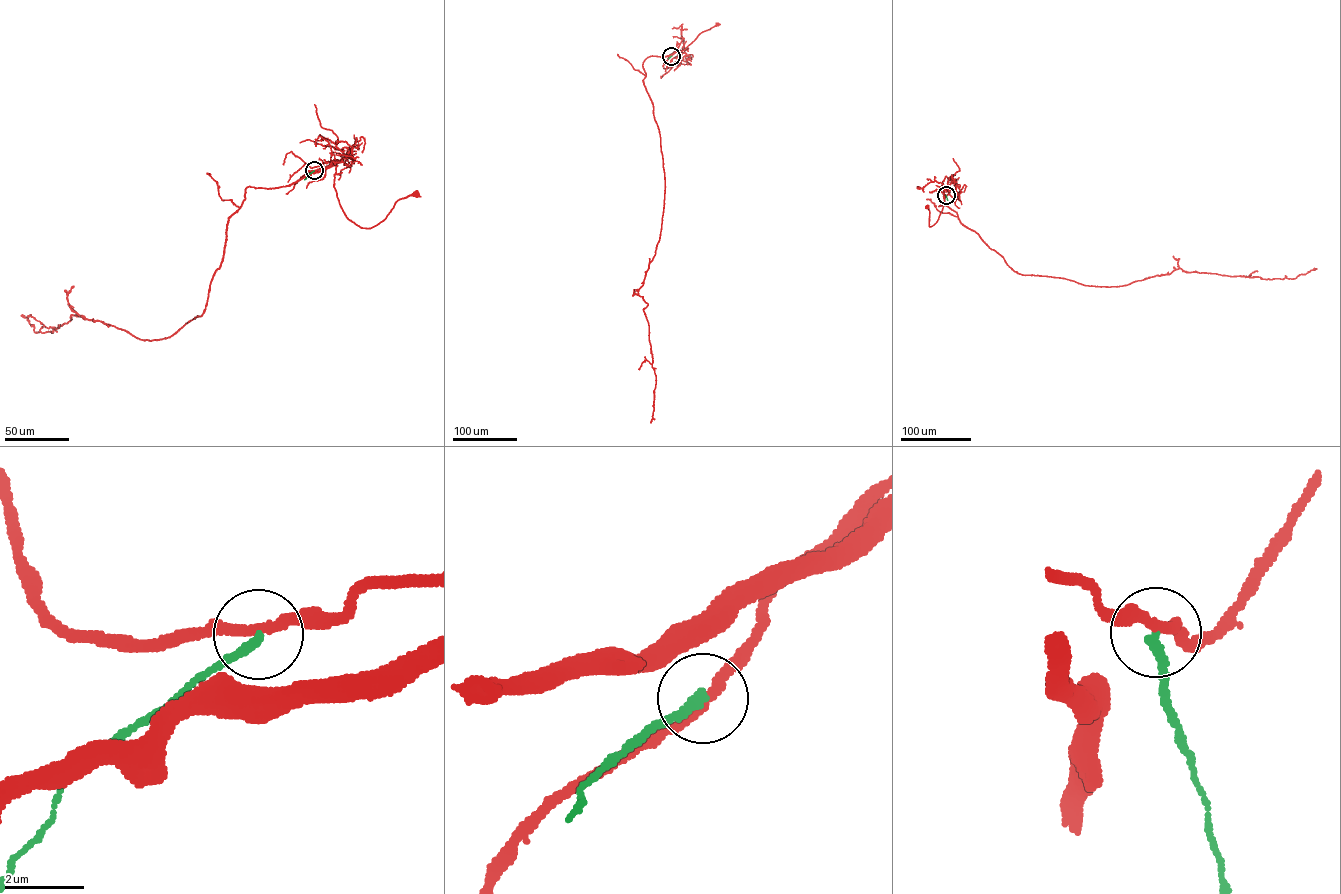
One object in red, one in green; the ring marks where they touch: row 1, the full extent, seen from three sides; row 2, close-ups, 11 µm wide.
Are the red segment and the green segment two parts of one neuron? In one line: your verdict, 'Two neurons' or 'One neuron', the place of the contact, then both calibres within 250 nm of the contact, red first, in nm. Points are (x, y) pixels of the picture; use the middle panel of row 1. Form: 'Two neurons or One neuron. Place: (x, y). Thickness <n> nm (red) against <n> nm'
Two neurons. Place: (671, 56). Thickness 240 nm (red) against 240 nm

